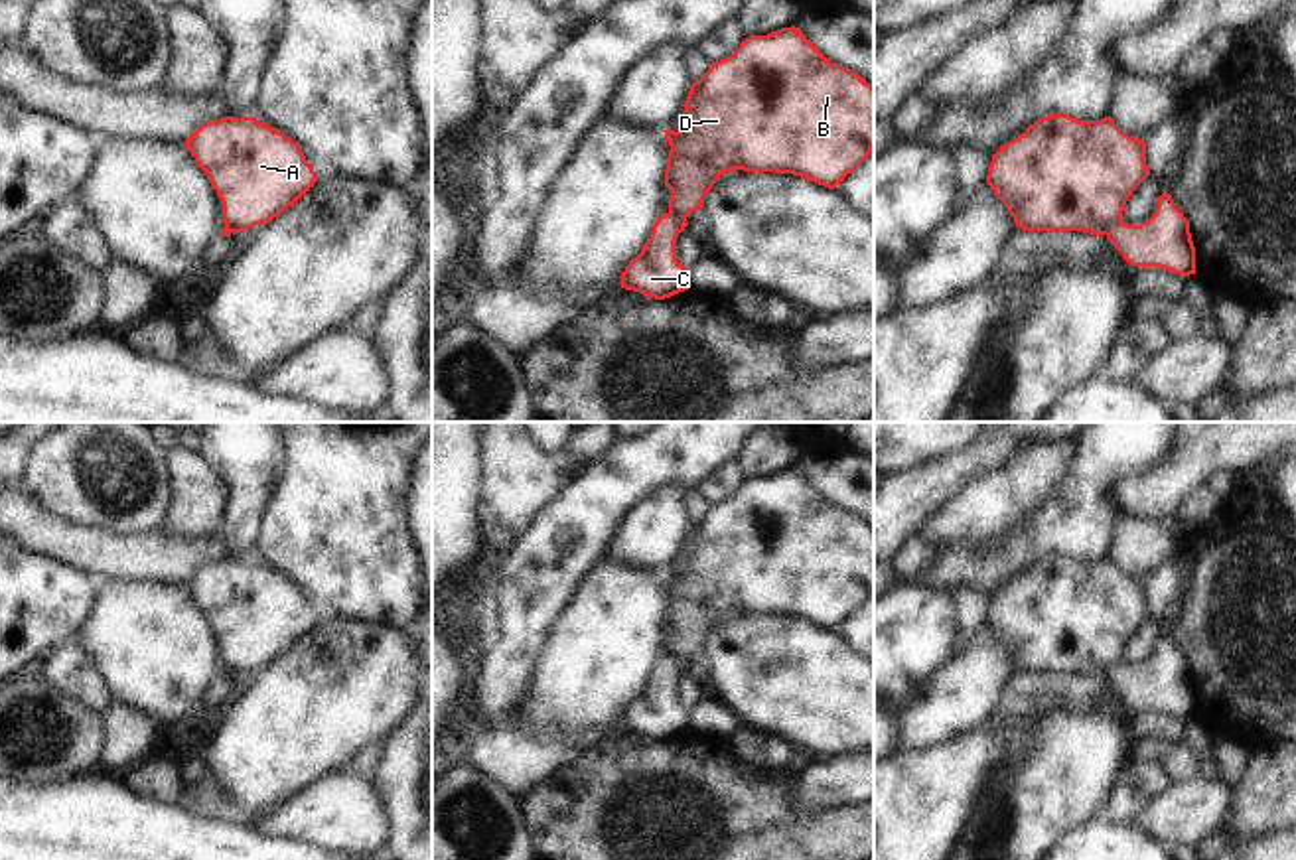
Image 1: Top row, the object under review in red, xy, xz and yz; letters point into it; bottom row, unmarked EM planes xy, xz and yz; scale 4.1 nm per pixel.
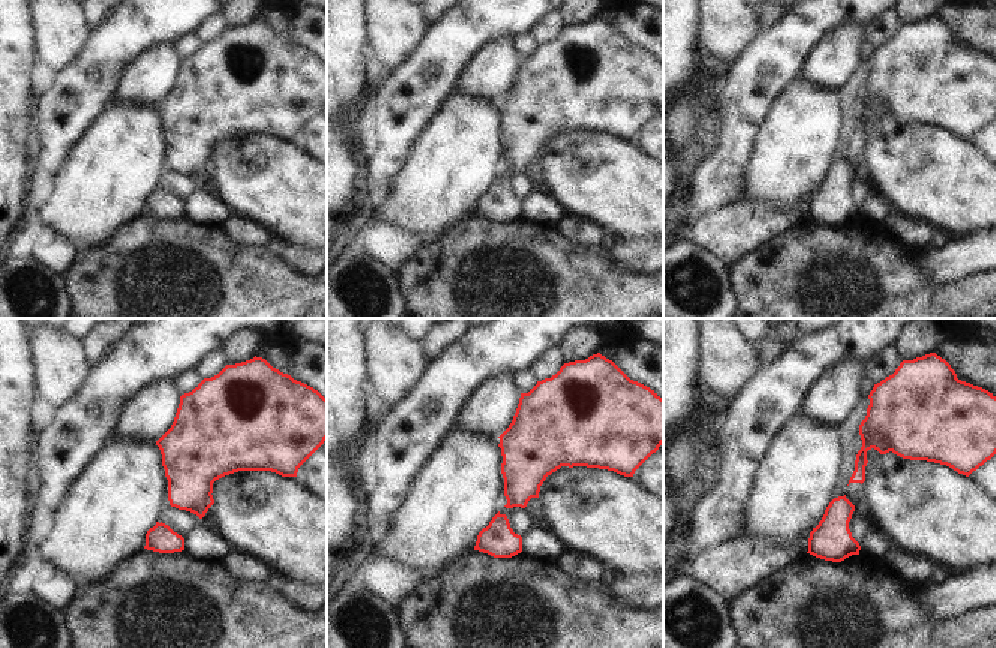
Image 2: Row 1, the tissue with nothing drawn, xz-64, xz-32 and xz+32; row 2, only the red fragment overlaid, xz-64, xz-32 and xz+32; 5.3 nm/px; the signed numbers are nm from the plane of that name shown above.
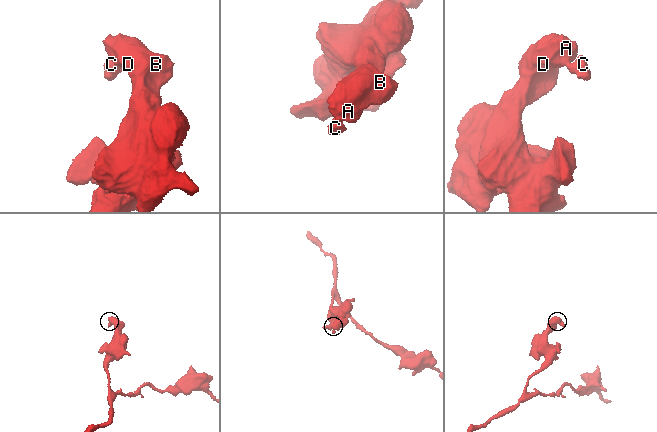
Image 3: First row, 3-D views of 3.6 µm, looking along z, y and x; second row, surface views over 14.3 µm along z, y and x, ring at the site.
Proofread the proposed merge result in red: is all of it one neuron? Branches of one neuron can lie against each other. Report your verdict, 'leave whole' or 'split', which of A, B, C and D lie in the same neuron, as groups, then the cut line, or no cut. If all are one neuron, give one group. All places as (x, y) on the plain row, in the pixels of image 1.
split; A B D / C; cut in xz along (669, 653), (683, 671)

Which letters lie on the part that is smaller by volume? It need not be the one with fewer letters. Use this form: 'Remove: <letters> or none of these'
Remove: C

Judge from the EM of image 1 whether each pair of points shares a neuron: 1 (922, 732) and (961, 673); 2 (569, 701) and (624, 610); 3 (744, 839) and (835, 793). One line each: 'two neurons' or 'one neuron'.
1: one neuron
2: one neuron
3: two neurons

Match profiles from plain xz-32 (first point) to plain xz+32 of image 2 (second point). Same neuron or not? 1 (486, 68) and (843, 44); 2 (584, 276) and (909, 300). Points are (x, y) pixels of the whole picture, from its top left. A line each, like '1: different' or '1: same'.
1: same
2: same

